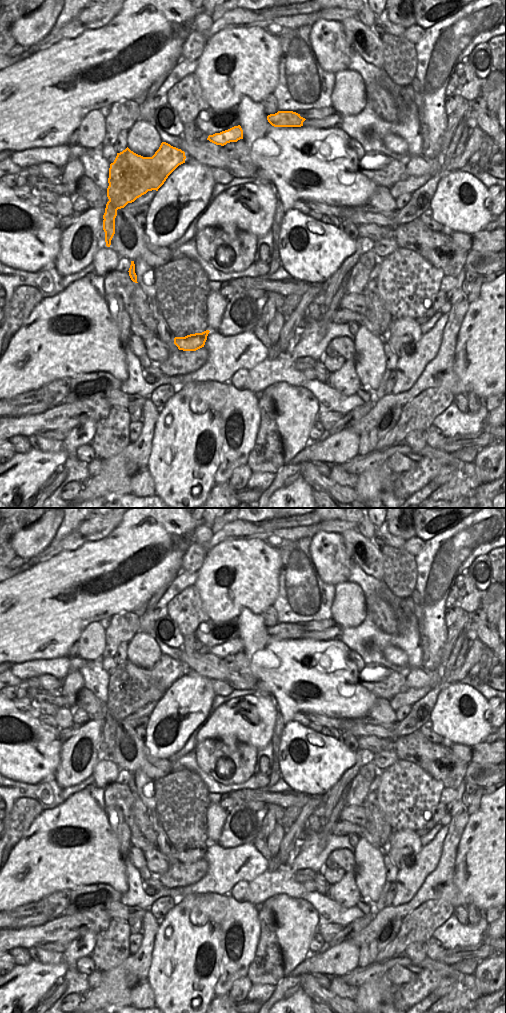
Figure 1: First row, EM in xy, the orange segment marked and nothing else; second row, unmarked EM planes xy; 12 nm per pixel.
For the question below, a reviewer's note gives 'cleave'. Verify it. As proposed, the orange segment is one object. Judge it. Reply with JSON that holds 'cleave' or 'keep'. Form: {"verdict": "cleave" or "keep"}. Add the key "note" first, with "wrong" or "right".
{"note": "right", "verdict": "cleave"}

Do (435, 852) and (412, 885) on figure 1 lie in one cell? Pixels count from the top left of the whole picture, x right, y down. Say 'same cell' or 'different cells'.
same cell

